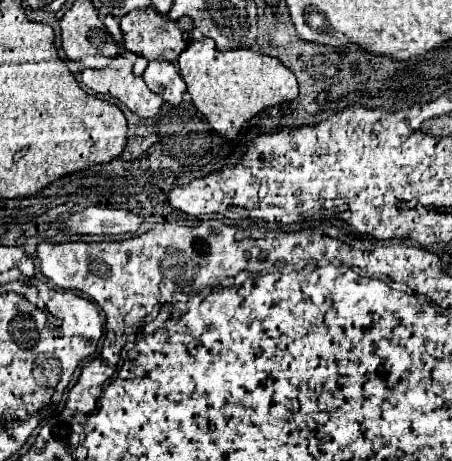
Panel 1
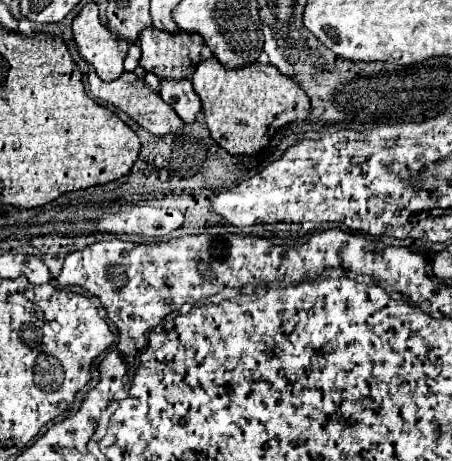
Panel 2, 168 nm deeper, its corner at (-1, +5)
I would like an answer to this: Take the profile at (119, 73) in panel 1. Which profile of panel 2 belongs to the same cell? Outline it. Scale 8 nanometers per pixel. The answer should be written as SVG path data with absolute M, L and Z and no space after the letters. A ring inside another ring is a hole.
M89 72L89 88L91 88L91 94L95 98L101 98L107 104L113 104L121 112L129 114L137 124L147 128L151 134L157 134L157 136L163 136L163 134L177 134L179 136L179 134L183 134L183 120L173 112L173 108L169 104L165 104L161 100L159 94L155 94L149 88L149 84L139 80L133 72L123 72L121 78L111 80L111 82L105 82L95 72Z

